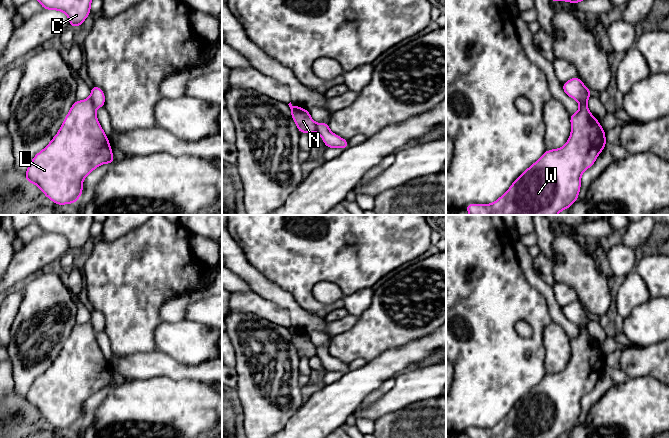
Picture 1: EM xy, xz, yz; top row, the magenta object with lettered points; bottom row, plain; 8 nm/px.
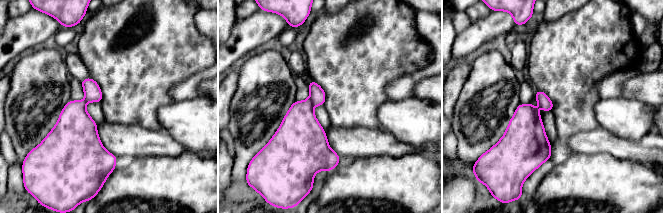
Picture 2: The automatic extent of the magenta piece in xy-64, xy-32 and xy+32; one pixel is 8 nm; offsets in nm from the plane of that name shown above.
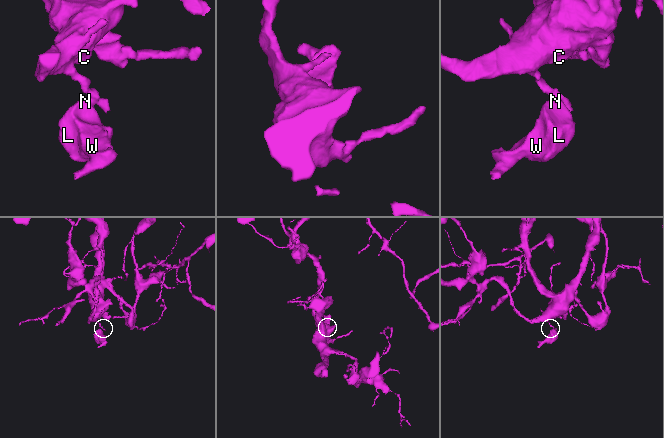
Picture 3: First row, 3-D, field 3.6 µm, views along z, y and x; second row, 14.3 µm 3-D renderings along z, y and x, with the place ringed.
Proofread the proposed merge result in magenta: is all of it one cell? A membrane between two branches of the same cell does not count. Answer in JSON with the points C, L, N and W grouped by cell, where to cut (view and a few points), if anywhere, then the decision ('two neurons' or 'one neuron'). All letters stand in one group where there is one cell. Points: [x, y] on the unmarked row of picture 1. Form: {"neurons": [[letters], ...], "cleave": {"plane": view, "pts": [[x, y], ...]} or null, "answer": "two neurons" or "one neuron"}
{"neurons": [["C"], ["L", "N", "W"]], "cleave": {"plane": "xy", "pts": [[89, 322], [95, 332]]}, "answer": "two neurons"}

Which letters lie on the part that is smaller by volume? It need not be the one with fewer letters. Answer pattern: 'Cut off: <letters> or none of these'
Cut off: L, N, W

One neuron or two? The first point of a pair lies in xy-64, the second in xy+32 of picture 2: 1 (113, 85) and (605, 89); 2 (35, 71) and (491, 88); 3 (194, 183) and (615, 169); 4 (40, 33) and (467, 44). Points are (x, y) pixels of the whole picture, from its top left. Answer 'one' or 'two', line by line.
1: two
2: one
3: one
4: one

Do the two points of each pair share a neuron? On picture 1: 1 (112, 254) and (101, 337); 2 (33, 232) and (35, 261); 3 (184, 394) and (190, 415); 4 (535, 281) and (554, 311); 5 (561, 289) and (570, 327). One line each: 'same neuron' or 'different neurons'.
1: different neurons
2: different neurons
3: same neuron
4: same neuron
5: different neurons

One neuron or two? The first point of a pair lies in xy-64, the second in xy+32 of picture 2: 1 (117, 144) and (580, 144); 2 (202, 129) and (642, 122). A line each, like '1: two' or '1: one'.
1: one
2: one

